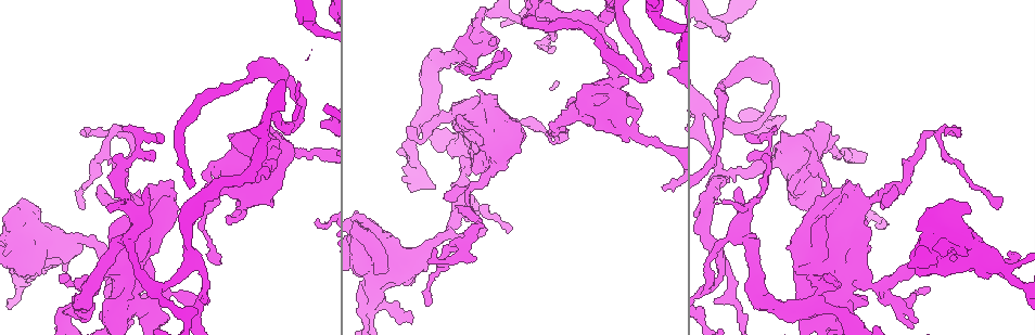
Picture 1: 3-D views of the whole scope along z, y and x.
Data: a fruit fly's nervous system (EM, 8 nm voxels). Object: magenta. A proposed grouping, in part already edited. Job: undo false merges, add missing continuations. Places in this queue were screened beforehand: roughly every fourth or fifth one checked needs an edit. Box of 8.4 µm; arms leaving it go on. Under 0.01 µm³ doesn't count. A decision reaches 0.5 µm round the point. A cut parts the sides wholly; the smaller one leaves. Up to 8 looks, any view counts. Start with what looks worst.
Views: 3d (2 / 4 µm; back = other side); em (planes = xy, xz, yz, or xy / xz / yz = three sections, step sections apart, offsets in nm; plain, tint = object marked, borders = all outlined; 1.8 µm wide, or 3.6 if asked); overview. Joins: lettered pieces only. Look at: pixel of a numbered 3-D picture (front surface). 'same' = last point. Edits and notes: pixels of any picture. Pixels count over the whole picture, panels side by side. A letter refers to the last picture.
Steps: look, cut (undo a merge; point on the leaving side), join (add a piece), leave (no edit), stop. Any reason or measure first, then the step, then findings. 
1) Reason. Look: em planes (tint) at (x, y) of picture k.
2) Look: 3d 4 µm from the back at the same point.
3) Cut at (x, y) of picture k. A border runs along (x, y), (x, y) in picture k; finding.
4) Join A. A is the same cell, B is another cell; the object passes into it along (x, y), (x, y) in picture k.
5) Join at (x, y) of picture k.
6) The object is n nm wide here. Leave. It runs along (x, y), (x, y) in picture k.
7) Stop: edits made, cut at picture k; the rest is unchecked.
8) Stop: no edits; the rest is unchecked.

Look: 3d 4 µm at (373, 300) of picture 1.

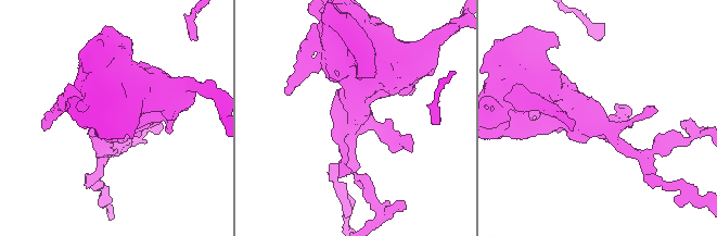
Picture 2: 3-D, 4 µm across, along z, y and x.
Look: em planes (borders) at (354, 117) of picture 2.

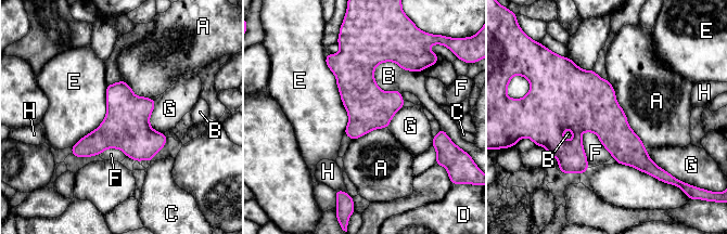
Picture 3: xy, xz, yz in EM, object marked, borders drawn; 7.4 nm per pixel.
Leave. A, B, C, D, E, F, G and H are other cells; a border runs along (608, 79), (628, 126), (646, 147) in picture 3; continuous, no second neuron.

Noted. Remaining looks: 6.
An open end. Look: em planes (tint) at (865, 301) of picture 1.

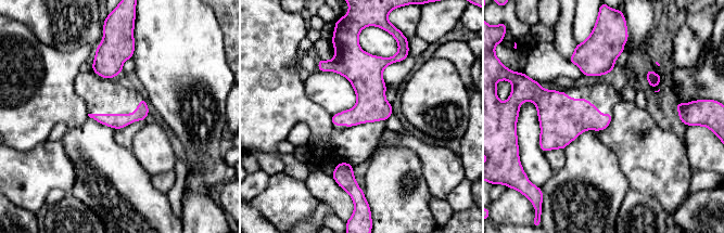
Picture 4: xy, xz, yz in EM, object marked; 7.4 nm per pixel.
What lies round it. Look: em planes (borders) at the same point.

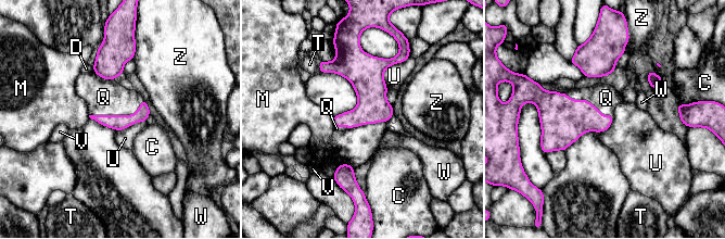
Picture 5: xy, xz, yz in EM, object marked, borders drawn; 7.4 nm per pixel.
Join Q. Q is the same cell, C, D, M, T, U, V, W and Z are other cells; the neuron continues.

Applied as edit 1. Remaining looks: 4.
Look: overview.

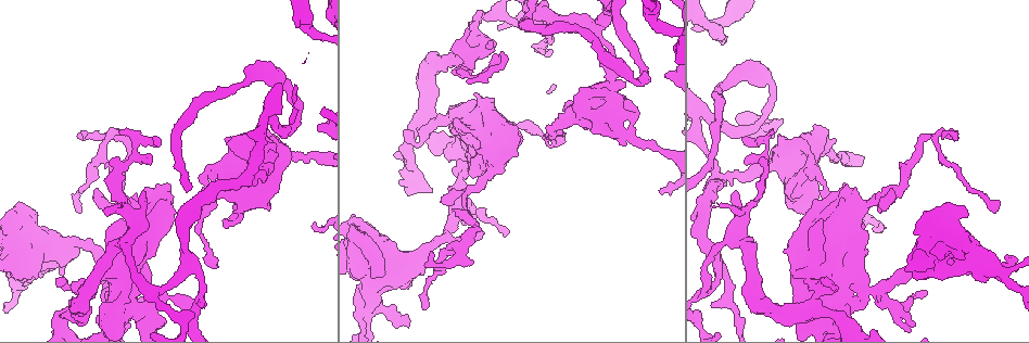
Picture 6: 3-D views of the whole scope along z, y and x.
Thick turns thin. Look: 3d 2 µm at (620, 135) of picture 6.

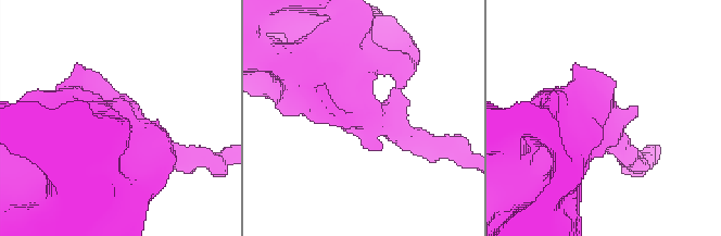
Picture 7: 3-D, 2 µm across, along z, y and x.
Need the tissue. Look: em planes (tint) at (366, 112) of picture 7.

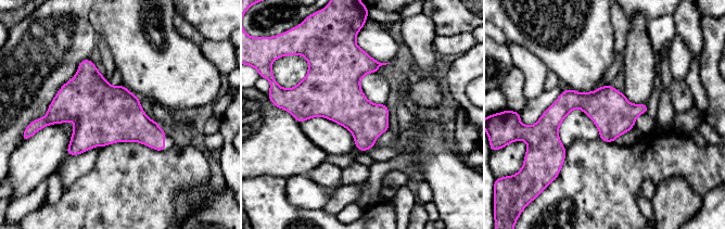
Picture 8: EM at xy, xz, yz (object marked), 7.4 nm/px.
Look: em planes (borders) at the same point.

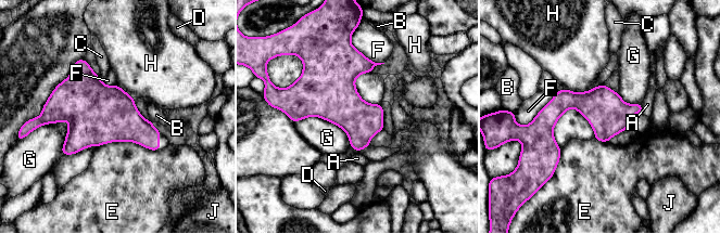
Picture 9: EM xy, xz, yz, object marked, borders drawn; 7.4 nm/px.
The object is 300 nm wide here. Leave. A, B, C, D, E, F, G, H and J are other cells; a border runs along (293, 121), (321, 117), (350, 144) in picture 9; one neuron here.

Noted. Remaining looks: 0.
Stop: edits made, join at picture 5; the rest is unchecked.

